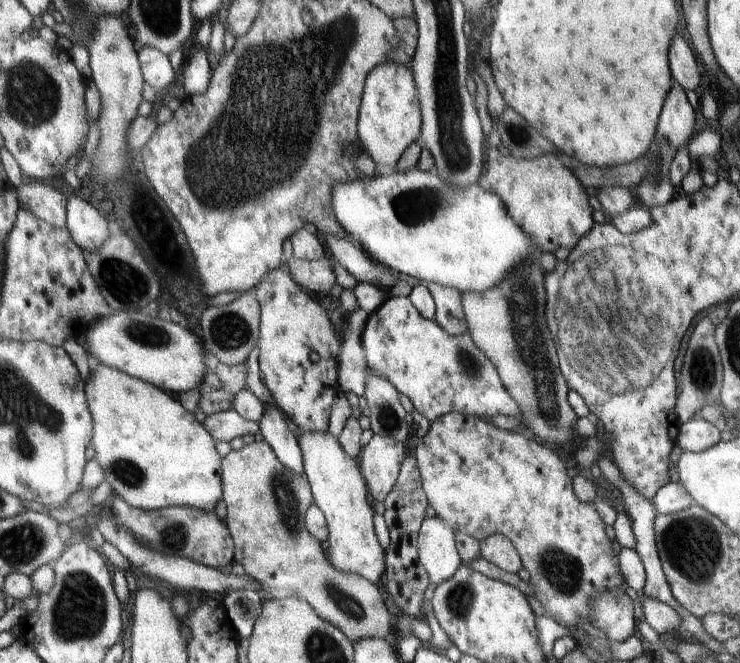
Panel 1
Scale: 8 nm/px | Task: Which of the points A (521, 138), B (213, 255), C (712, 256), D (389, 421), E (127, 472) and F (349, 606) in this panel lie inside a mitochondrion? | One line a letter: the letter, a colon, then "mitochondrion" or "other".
A: mitochondrion
B: other
C: other
D: mitochondrion
E: mitochondrion
F: mitochondrion

